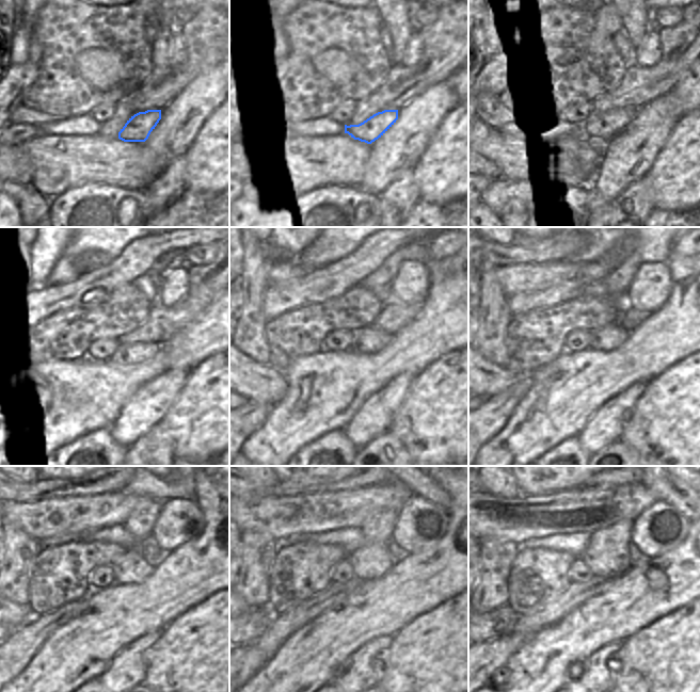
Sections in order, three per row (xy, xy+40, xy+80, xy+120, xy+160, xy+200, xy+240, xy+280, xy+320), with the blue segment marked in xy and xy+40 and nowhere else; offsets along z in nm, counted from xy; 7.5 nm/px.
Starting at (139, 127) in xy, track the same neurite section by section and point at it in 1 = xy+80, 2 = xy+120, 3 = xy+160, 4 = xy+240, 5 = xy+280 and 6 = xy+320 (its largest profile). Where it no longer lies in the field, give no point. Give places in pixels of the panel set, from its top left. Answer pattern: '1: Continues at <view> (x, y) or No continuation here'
1: Continues at xy+80 (606, 126)
2: Continues at xy+120 (125, 354)
3: Continues at xy+160 (367, 340)
4: Continues at xy+240 (132, 567)
5: Continues at xy+280 (370, 561)
6: Continues at xy+320 (606, 554)

